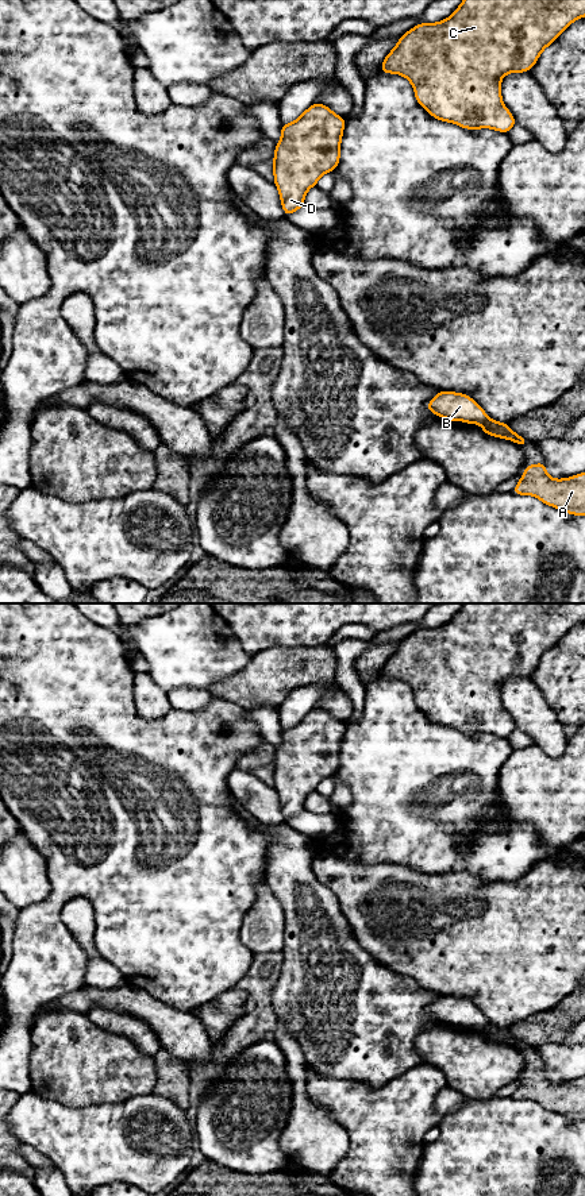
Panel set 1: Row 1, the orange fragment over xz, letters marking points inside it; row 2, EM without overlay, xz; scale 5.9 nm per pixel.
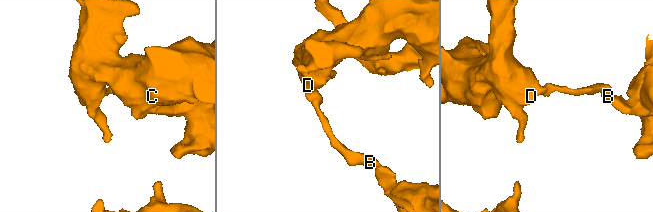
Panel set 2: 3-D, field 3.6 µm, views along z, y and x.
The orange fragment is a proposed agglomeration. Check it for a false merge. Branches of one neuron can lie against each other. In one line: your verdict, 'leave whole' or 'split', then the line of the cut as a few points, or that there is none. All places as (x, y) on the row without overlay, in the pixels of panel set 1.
split; cut xz (489, 1023), (480, 1029)

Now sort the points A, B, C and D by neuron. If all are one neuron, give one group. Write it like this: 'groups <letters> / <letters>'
groups A / B C D

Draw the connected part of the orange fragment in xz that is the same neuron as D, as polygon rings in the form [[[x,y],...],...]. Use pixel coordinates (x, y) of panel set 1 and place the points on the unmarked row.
[[[317,706],[295,726],[282,729],[281,744],[274,753],[273,787],[278,794],[285,822],[305,810],[305,798],[316,791],[323,779],[335,776],[340,765],[339,753],[345,730],[346,722],[339,722]]]

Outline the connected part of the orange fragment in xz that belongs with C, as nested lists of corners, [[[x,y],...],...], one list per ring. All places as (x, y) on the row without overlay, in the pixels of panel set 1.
[[[465,603],[450,622],[420,628],[403,638],[385,661],[380,678],[405,682],[413,691],[416,706],[438,725],[466,734],[490,733],[508,738],[516,725],[503,707],[503,682],[530,676],[542,656],[581,622],[585,622],[585,603]]]

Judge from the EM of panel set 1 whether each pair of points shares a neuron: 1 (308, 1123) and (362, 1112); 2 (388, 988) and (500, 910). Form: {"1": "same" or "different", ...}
{"1": "different", "2": "different"}

